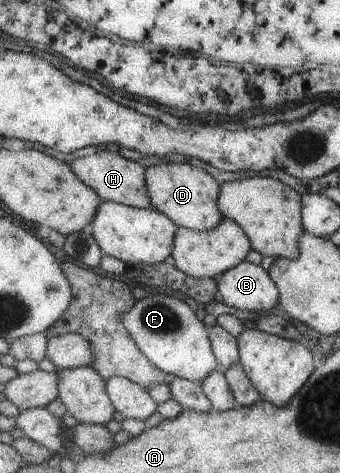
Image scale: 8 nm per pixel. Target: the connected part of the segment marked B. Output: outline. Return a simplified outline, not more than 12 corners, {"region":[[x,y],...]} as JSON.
{"region":[[241,261],[218,275],[220,301],[269,311],[277,286],[260,264]]}

